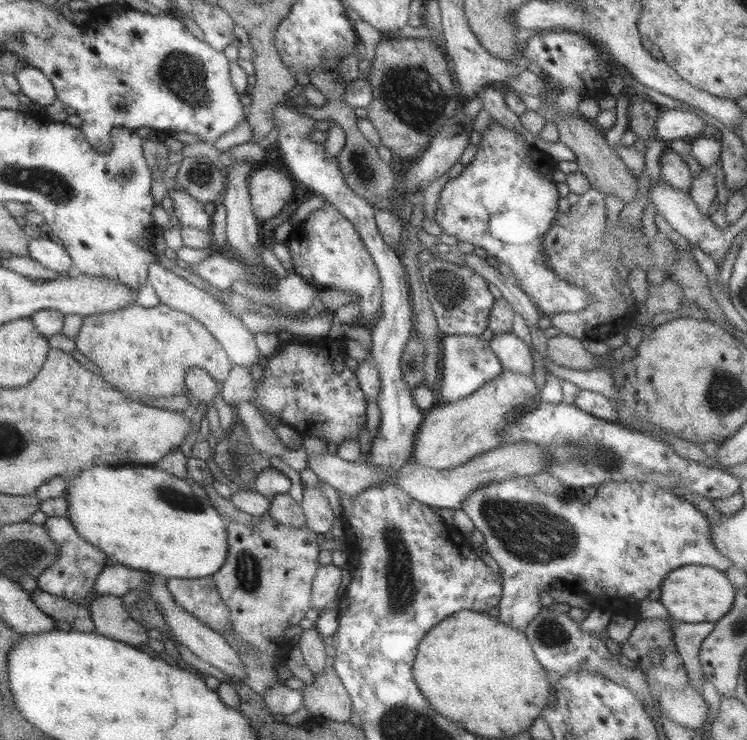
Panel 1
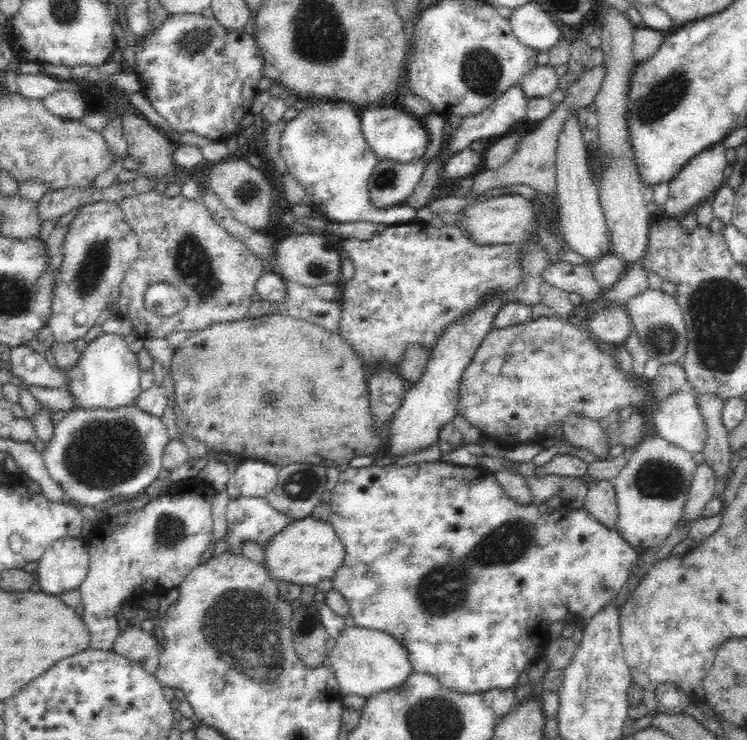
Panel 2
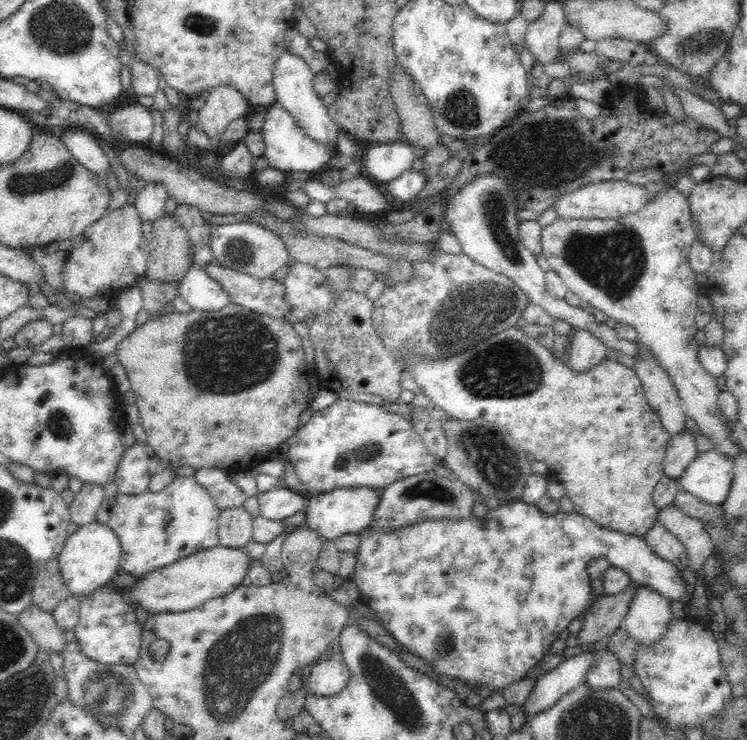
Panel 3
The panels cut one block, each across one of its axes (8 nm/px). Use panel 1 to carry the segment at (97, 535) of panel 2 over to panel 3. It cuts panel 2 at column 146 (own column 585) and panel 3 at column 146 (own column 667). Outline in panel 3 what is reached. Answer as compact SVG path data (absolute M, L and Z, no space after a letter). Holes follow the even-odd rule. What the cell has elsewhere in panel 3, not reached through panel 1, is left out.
M176 476L162 492L146 492L143 494L120 494L112 500L104 499L96 514L96 521L110 527L120 538L122 556L119 570L132 575L136 579L160 567L186 558L196 551L214 548L219 545L217 518L221 508L214 502L208 491L195 479L195 476Z

